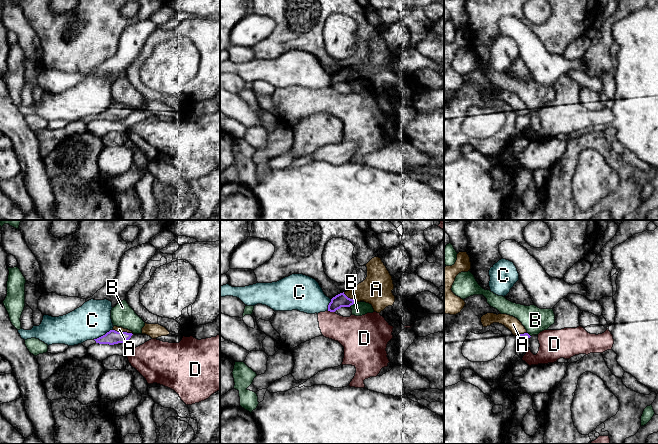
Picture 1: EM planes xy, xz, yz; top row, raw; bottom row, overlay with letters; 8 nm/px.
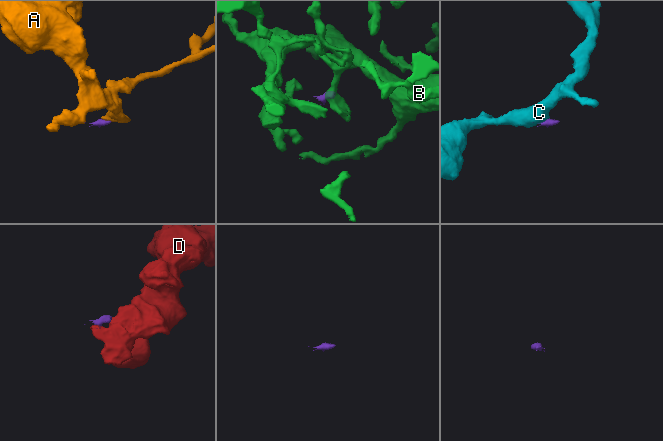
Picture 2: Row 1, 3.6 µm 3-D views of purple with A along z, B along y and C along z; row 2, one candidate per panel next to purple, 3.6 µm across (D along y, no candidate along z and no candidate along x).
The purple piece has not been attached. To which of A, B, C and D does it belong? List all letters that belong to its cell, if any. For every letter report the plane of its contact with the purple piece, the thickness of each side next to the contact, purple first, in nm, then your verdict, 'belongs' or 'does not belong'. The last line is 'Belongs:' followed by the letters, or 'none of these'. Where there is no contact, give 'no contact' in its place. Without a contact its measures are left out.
A: meets purple in xy; 120 nm thick on the purple side, 50 nm on the other; belongs
B: meets purple in xz; 110 nm thick on the purple side, 110 nm on the other; does not belong
C: meets purple in xy; 120 nm thick on the purple side, 300 nm on the other; does not belong
D: meets purple in xz; 110 nm thick on the purple side, 280 nm on the other; does not belong
Belongs: A

